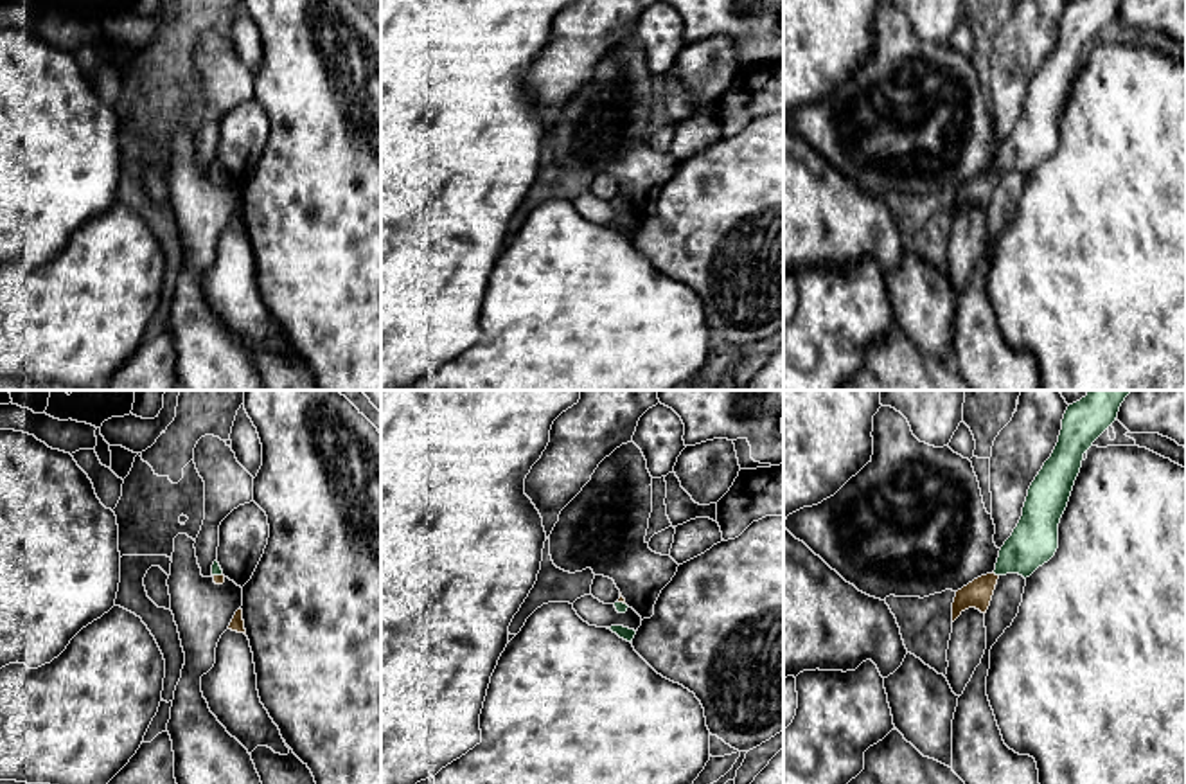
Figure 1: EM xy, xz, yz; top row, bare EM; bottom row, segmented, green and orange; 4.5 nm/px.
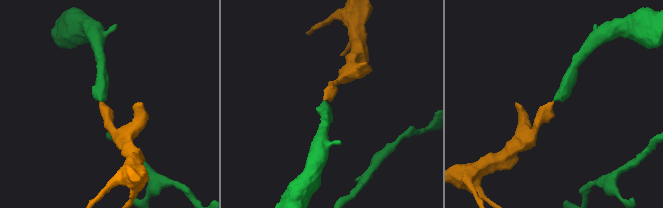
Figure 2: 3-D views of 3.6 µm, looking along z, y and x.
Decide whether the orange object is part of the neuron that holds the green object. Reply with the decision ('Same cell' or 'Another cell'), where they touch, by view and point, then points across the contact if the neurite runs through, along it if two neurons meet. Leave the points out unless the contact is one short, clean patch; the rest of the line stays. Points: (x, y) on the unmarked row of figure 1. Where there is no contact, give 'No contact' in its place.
Same cell. Touches green at yz (996, 171). Path across: yz (1034, 139), (996, 171), (978, 191)

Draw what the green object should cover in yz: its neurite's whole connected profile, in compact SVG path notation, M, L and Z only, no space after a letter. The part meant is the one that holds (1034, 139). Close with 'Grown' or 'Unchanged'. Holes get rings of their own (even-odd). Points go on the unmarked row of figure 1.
M1073 0L1067 4L1062 16L1058 40L1028 86L1022 113L1012 133L1001 144L996 167L974 176L956 189L952 200L952 219L969 205L987 210L1001 173L1019 171L1026 176L1055 153L1058 146L1058 120L1067 104L1084 52L1093 40L1116 18L1120 4L1121 0Z. Grown

